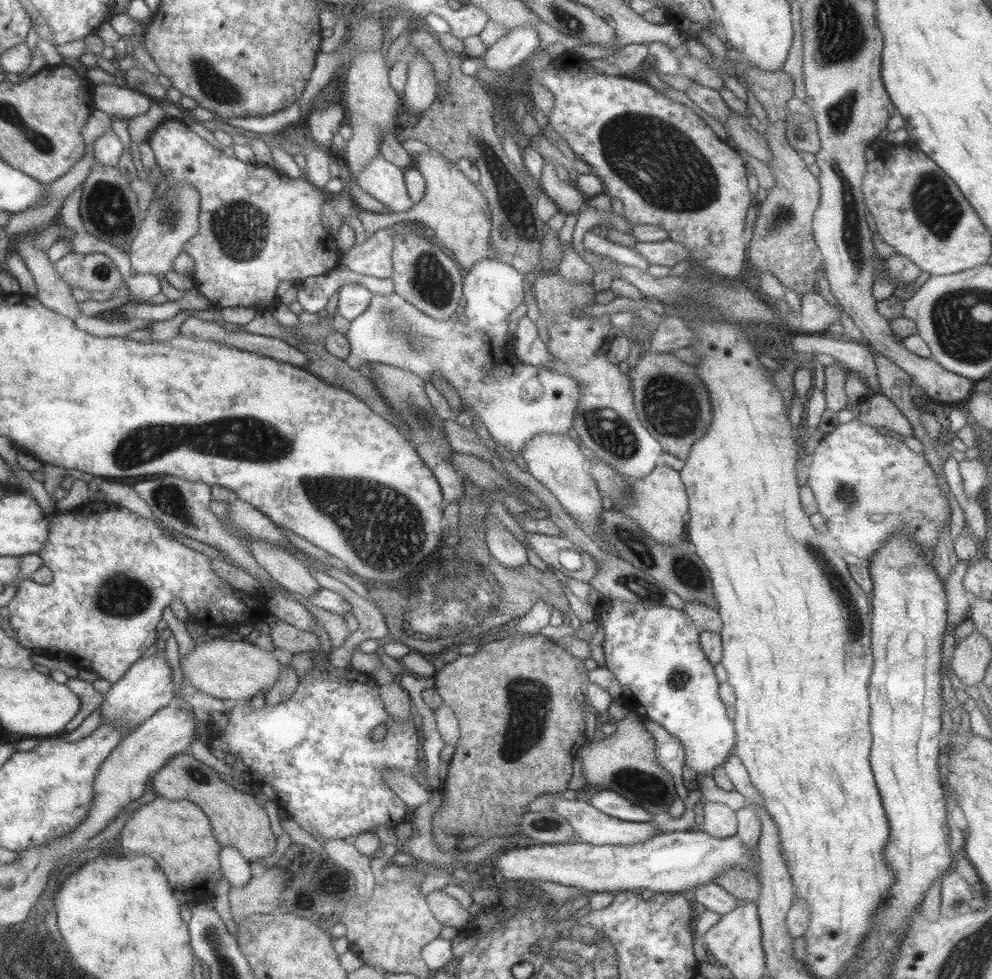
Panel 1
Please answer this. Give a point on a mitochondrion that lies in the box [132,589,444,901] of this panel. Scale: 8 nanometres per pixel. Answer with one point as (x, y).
(197, 774)

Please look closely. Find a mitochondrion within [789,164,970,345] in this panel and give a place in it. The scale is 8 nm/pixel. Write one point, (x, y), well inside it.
(935, 205)

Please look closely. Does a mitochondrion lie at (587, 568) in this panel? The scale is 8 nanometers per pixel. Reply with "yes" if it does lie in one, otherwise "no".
no

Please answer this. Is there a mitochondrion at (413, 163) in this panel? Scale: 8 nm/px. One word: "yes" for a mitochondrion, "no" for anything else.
no

